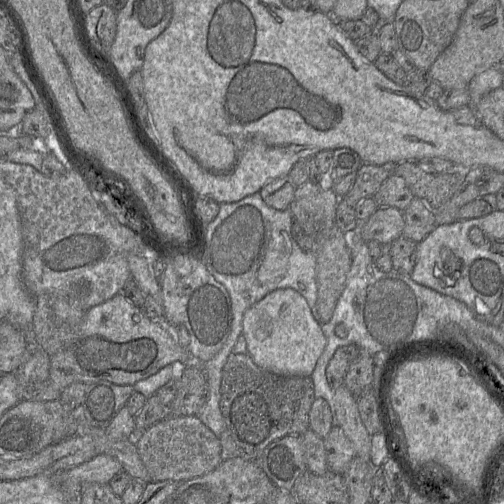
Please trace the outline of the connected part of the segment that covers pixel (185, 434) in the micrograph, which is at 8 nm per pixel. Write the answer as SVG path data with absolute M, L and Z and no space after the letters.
M170 416L137 435L134 442L151 481L182 483L215 470L224 460L218 437L197 416Z

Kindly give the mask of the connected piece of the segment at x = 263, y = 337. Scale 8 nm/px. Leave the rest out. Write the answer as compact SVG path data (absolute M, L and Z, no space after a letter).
M291 288L268 293L245 311L242 324L253 362L279 375L309 378L326 346L326 338L306 299Z

